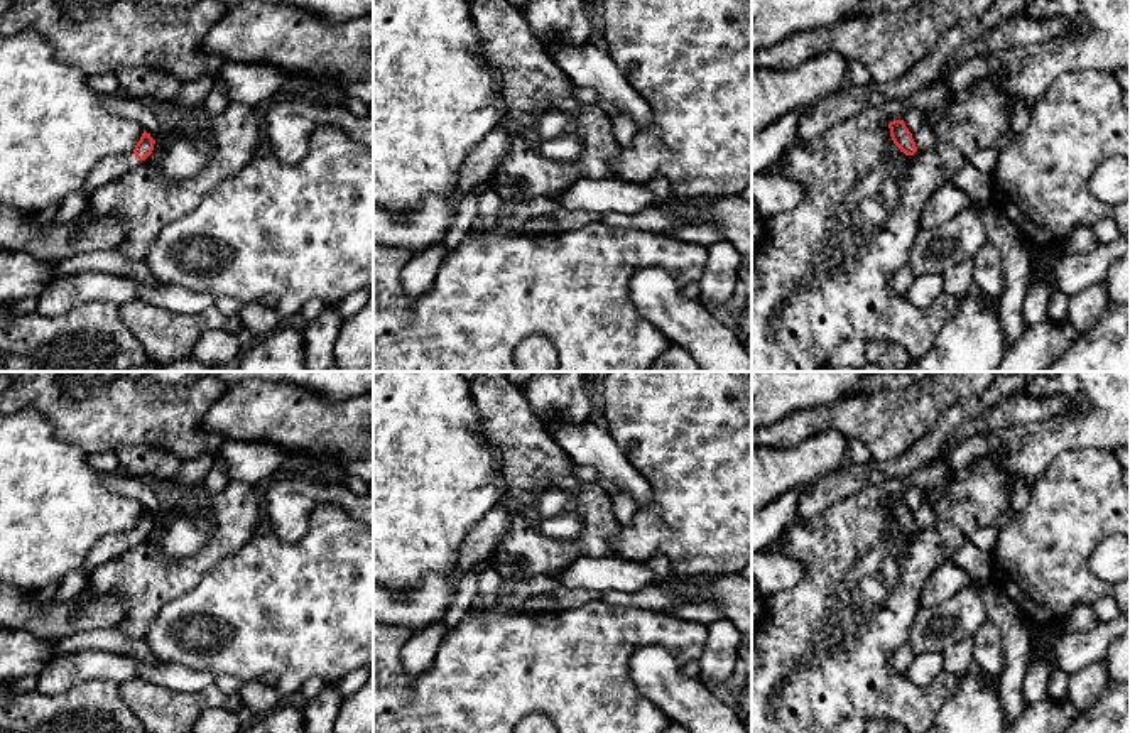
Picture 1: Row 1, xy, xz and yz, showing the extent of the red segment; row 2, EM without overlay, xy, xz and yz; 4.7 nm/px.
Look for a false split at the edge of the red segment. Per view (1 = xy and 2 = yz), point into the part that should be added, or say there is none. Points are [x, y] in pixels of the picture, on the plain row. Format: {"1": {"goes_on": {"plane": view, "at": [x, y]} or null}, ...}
{"1": {"goes_on": {"plane": "xy", "at": [112, 546]}}, "2": {"goes_on": null}}

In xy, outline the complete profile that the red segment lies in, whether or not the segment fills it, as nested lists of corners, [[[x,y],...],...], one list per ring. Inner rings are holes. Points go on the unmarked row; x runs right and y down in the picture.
[[[144,508],[132,530],[113,532],[96,542],[86,556],[84,567],[93,569],[137,546],[140,539],[145,539],[152,532],[154,522],[155,519],[150,515],[150,512]]]

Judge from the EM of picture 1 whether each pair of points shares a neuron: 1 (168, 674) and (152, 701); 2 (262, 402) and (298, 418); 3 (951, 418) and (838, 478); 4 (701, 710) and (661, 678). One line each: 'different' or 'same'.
1: different
2: same
3: same
4: same

